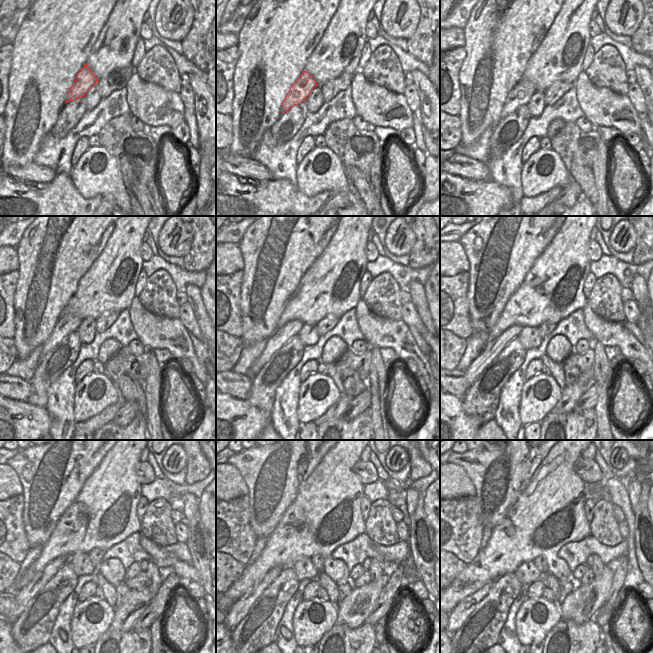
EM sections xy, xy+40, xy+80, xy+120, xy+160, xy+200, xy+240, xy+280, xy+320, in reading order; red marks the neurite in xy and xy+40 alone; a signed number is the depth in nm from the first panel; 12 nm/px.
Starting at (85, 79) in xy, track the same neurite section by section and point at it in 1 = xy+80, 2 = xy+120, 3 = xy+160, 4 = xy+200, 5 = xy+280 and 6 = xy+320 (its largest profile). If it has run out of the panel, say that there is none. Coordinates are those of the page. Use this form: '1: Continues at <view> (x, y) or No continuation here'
1: Continues at xy+80 (521, 93)
2: Continues at xy+120 (67, 322)
3: Continues at xy+160 (282, 335)
4: Continues at xy+200 (492, 349)
5: Continues at xy+280 (238, 611)
6: Continues at xy+320 (462, 610)

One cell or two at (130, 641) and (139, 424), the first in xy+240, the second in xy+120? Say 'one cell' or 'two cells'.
one cell

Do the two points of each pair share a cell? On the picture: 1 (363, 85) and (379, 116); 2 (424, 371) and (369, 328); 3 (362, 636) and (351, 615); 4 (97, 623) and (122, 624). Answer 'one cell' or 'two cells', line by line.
1: one cell
2: one cell
3: two cells
4: two cells

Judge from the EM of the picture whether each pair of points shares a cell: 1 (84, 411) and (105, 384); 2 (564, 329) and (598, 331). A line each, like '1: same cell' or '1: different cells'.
1: same cell
2: different cells

